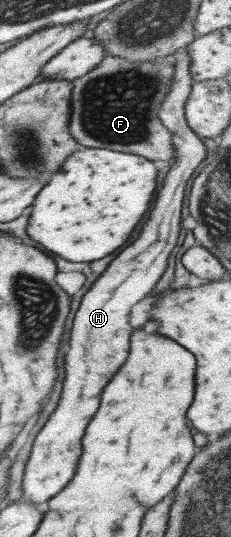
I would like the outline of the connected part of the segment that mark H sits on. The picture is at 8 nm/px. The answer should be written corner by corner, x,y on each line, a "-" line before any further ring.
188,52
184,58
176,60
172,84
168,94
157,110
158,121
168,131
172,139
173,163
166,171
162,184
156,190
152,208
138,230
136,240
132,240
116,258
110,261
99,277
80,299
75,315
72,317
68,351
64,356
64,380
56,408
36,433
23,470
21,498
32,504
44,505
58,494
74,476
82,450
81,440
86,425
99,407
100,392
112,375
122,366
127,357
129,337
133,328
128,324
130,308
150,294
153,286
162,276
167,256
180,233
180,206
186,180
191,177
199,164
206,158
206,147
200,138
186,126
183,115
192,88
188,68

